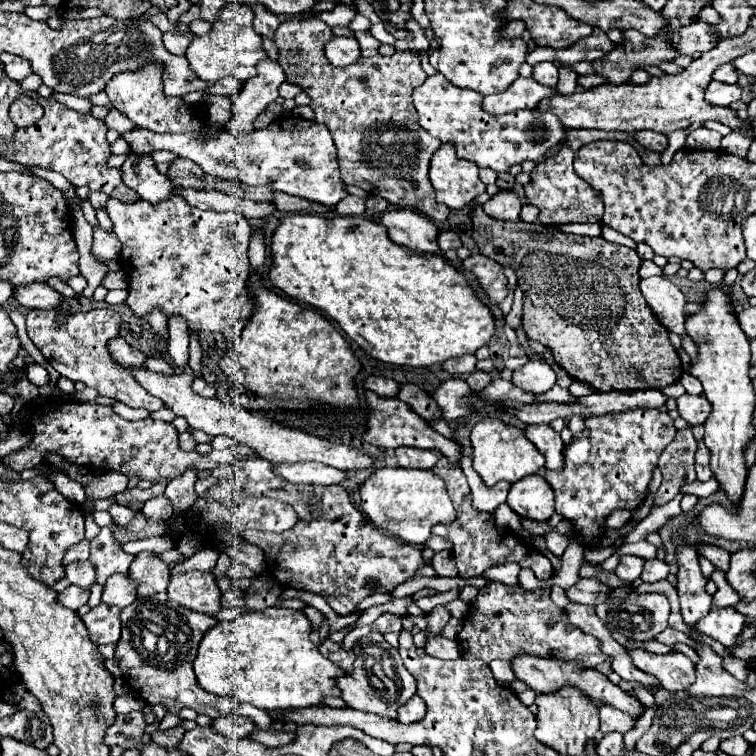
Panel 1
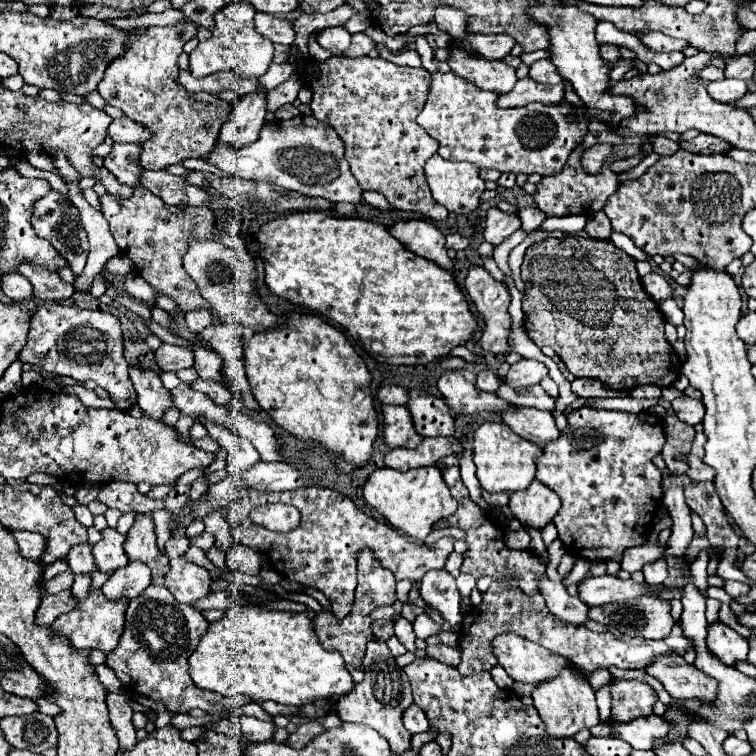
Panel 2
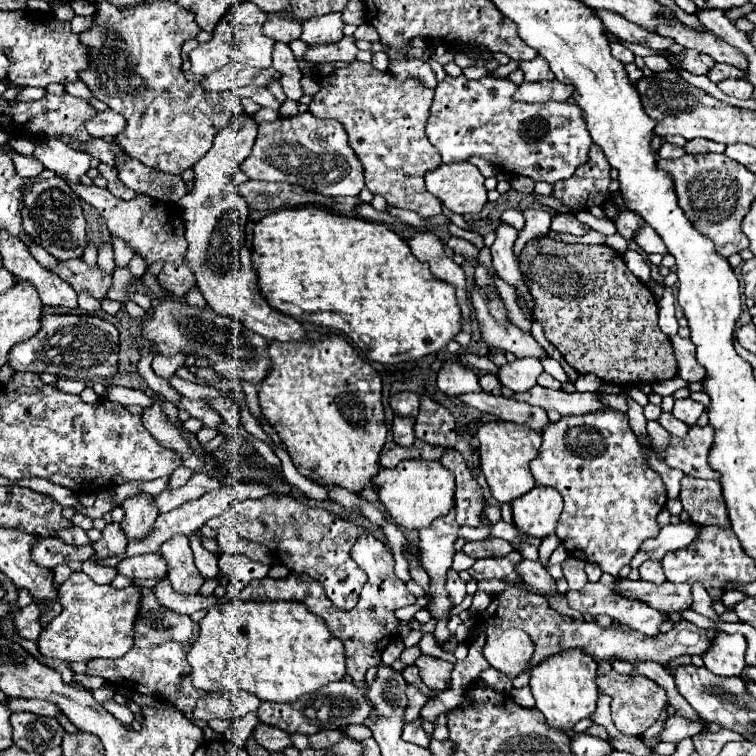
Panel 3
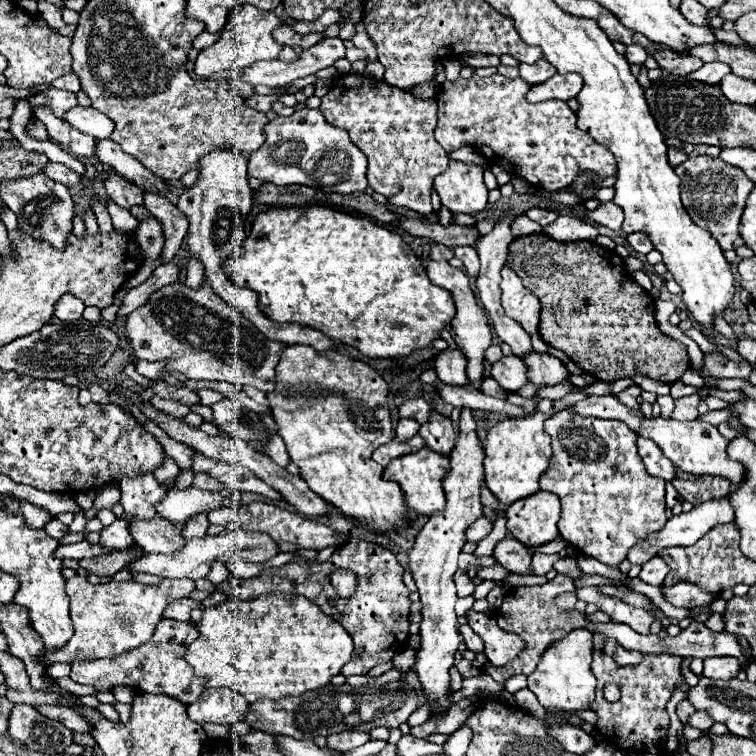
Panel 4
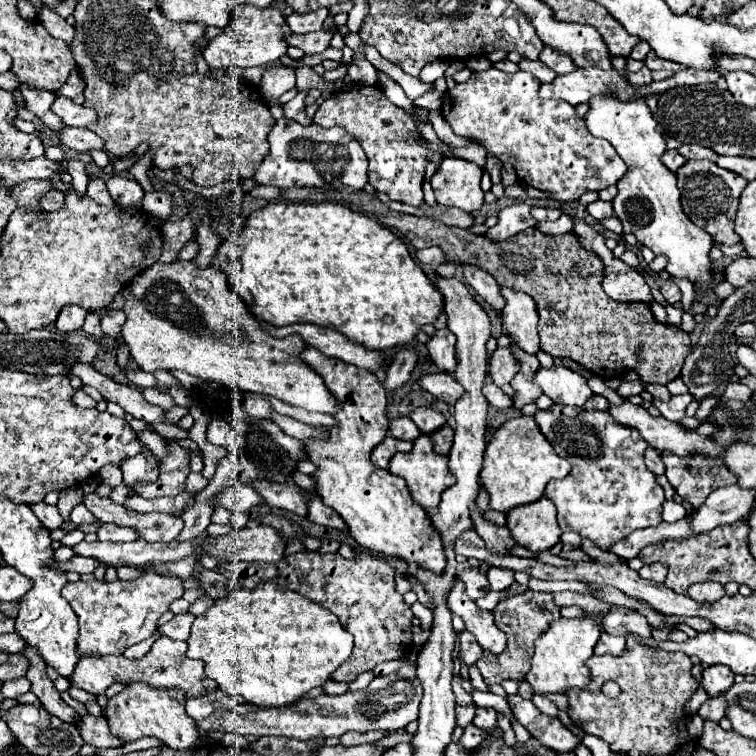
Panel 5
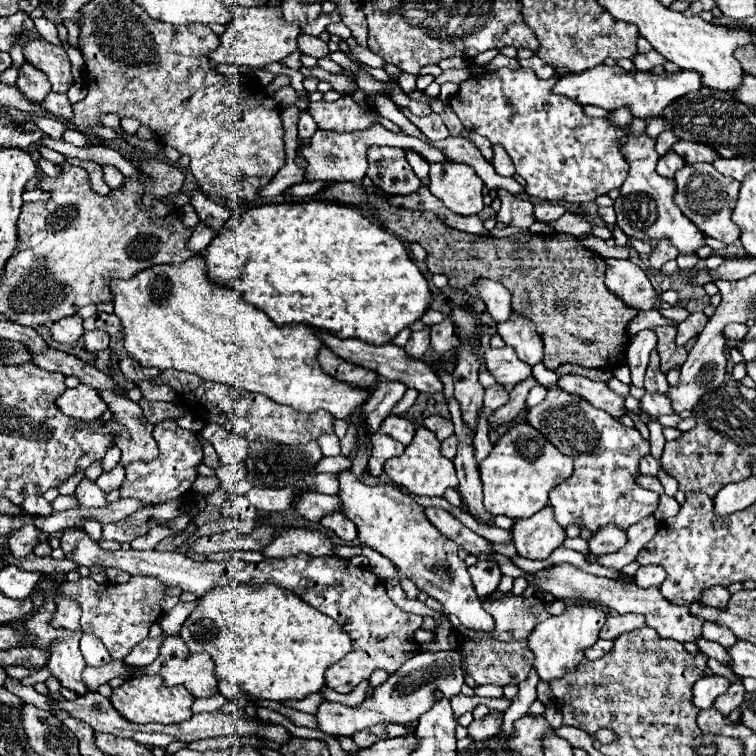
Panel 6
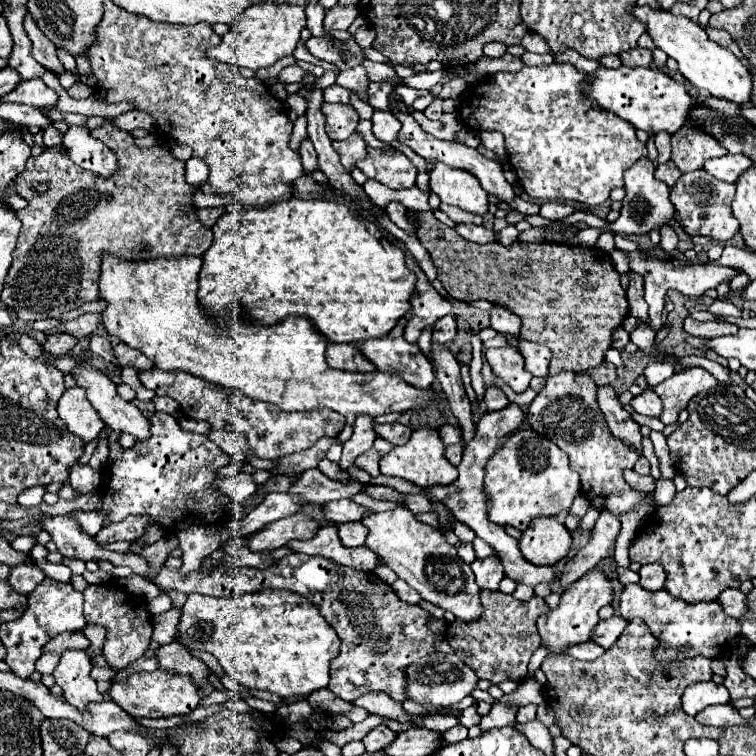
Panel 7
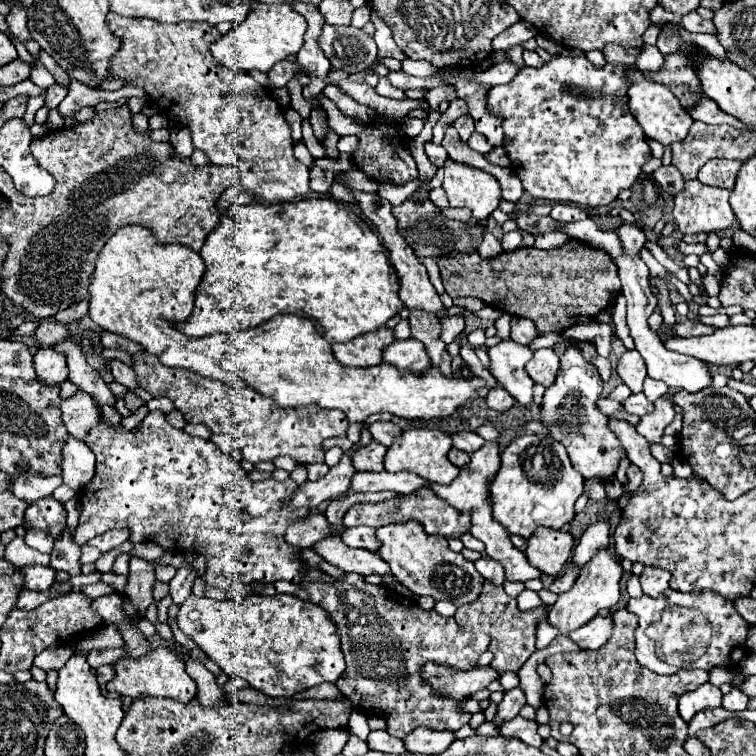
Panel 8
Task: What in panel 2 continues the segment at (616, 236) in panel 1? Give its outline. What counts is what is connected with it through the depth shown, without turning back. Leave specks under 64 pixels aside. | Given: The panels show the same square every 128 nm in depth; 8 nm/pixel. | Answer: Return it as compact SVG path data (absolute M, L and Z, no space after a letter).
M594 212L594 214L588 218L586 232L588 232L592 238L598 238L598 240L610 240L612 228L610 228L608 216L606 216L604 212Z

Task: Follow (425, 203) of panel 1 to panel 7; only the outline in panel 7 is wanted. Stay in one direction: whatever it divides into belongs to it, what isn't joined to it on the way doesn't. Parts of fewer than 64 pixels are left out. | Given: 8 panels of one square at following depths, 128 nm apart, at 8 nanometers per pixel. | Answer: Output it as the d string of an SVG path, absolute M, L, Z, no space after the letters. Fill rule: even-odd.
M322 104L322 114L326 118L326 134L332 140L344 140L356 130L358 114L348 108L348 104ZM372 150L366 158L366 164L358 164L358 168L378 182L382 182L388 188L400 190L400 188L412 188L416 184L416 166L396 150L380 152Z

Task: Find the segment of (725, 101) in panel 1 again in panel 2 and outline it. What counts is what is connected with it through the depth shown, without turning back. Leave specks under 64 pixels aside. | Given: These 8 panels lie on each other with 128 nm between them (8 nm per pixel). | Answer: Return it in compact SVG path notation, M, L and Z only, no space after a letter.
M720 80L720 82L708 84L708 94L716 102L724 102L724 104L734 104L746 92L748 92L748 86L744 80Z

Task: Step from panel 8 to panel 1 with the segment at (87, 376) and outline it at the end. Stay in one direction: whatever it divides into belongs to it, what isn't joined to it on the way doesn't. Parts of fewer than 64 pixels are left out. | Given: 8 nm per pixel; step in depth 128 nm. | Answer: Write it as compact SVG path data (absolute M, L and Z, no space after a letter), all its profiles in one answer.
M140 552L130 564L130 580L136 582L138 598L148 598L158 592L166 592L170 580L170 568L166 562L154 558L152 552Z

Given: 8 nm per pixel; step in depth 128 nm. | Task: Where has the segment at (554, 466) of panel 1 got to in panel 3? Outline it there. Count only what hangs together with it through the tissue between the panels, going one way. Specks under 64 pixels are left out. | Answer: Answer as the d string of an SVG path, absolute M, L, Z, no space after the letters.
M480 392L480 394L464 394L464 396L460 396L460 400L468 406L482 410L482 412L494 414L500 420L534 428L534 432L544 432L544 428L550 422L544 410L530 406L530 404L524 404L524 402L516 402L514 398L492 396L492 394Z

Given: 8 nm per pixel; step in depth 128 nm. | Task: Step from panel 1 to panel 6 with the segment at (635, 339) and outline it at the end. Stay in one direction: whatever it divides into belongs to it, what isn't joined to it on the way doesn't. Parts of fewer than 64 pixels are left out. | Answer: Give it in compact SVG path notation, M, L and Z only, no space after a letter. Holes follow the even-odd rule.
M328 184L316 198L330 200L330 202L340 202L346 206L352 206L360 210L366 216L374 216L374 220L384 226L386 230L394 232L396 236L408 240L408 242L418 242L426 252L426 264L432 274L446 274L448 284L454 288L468 288L472 286L478 278L490 278L500 282L504 288L510 290L512 294L512 310L528 316L536 324L536 332L540 334L544 342L544 364L550 370L556 370L560 364L572 362L580 364L584 368L598 368L598 370L608 370L614 372L624 356L626 348L630 342L628 336L628 324L638 316L638 310L626 306L622 300L612 296L608 288L604 286L604 258L580 244L578 238L572 234L512 234L508 238L494 238L494 236L476 236L468 232L460 232L456 228L446 226L436 214L432 212L412 212L406 208L398 208L388 204L384 198L366 192L362 184ZM656 326L652 328L658 336L658 356L660 356L660 370L668 374L674 368L680 368L686 360L686 348L676 344L676 328L674 326Z

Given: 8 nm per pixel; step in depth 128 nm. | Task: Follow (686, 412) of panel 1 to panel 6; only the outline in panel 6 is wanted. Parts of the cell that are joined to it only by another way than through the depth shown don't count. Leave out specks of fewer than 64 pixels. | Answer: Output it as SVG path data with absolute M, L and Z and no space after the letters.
M646 394L642 400L642 410L648 412L650 416L662 416L662 414L672 414L672 402L668 400L668 396L660 396L660 394Z

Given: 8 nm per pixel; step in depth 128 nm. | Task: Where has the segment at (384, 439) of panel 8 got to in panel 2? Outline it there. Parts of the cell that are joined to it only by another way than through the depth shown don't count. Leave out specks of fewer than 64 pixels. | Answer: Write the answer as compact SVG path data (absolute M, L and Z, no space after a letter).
M382 406L384 418L384 444L388 448L416 448L422 436L412 428L412 416L406 406Z

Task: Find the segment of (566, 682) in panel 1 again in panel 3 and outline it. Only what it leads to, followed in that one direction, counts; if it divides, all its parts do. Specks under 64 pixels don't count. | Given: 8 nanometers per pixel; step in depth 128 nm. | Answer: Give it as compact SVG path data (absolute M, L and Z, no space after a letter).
M492 626L486 628L484 656L492 668L514 678L532 670L530 660L534 656L534 644L524 630L500 630Z

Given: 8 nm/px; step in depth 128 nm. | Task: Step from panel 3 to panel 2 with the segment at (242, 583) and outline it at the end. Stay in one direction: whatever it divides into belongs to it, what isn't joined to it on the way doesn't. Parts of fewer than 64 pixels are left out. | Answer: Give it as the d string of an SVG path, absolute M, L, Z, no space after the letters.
M236 544L226 558L228 558L228 568L240 574L258 574L262 566L260 552L244 544Z

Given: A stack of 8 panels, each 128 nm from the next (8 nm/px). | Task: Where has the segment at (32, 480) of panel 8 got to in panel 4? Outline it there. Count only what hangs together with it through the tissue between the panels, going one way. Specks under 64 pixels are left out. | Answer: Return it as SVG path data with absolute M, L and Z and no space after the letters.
M56 518L54 520L50 520L48 524L46 524L46 534L48 536L52 536L54 540L62 540L66 534L68 534L68 526L66 524L62 524L62 522L58 522Z

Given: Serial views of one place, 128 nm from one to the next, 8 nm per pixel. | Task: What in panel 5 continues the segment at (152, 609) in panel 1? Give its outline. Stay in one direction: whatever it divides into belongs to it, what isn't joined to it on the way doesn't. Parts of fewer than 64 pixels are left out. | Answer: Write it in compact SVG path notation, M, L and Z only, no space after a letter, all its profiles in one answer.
M160 636L150 652L140 658L140 660L130 660L126 656L100 656L100 658L80 658L80 662L76 664L72 676L70 676L70 684L76 688L82 688L86 692L92 694L104 694L104 690L108 686L112 686L114 682L120 684L134 684L134 682L146 682L154 688L178 688L184 690L186 698L198 698L204 694L214 692L218 686L214 680L210 680L204 672L204 662L200 660L192 660L186 656L186 642L182 640L172 640L168 636Z

